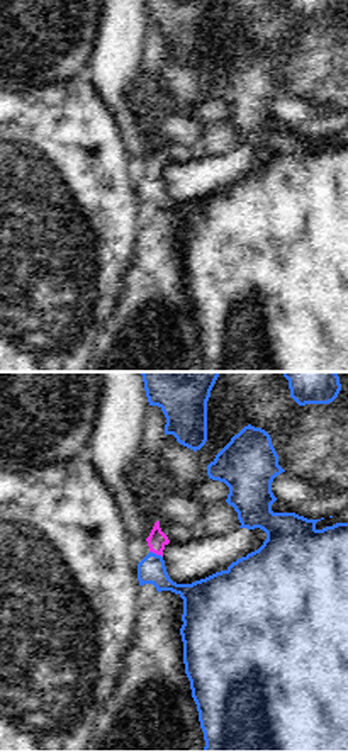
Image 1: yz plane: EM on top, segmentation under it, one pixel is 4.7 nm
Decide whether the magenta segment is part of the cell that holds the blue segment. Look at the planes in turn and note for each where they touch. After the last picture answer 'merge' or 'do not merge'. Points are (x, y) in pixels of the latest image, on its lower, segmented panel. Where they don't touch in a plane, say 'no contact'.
contact (155, 554)

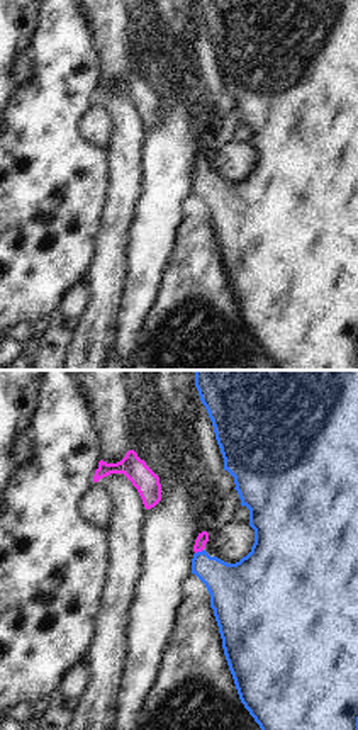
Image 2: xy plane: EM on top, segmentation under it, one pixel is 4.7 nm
contact (199, 552)

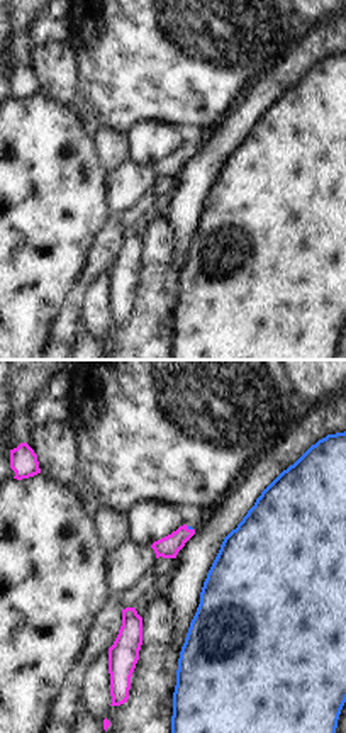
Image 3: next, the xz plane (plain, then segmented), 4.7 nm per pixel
contact (190, 528)

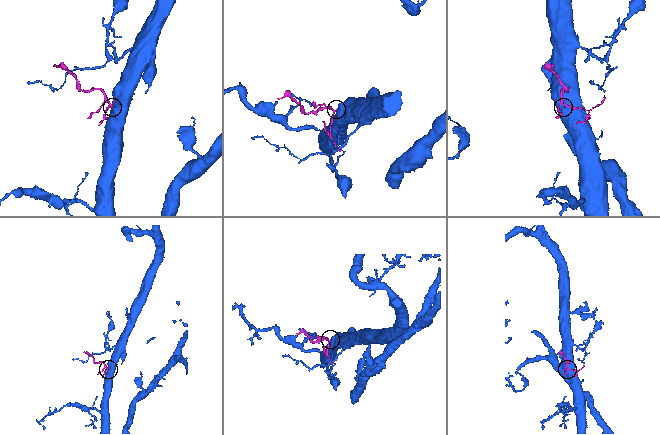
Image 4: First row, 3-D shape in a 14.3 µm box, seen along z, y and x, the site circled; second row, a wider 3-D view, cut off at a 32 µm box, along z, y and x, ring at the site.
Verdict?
merge

